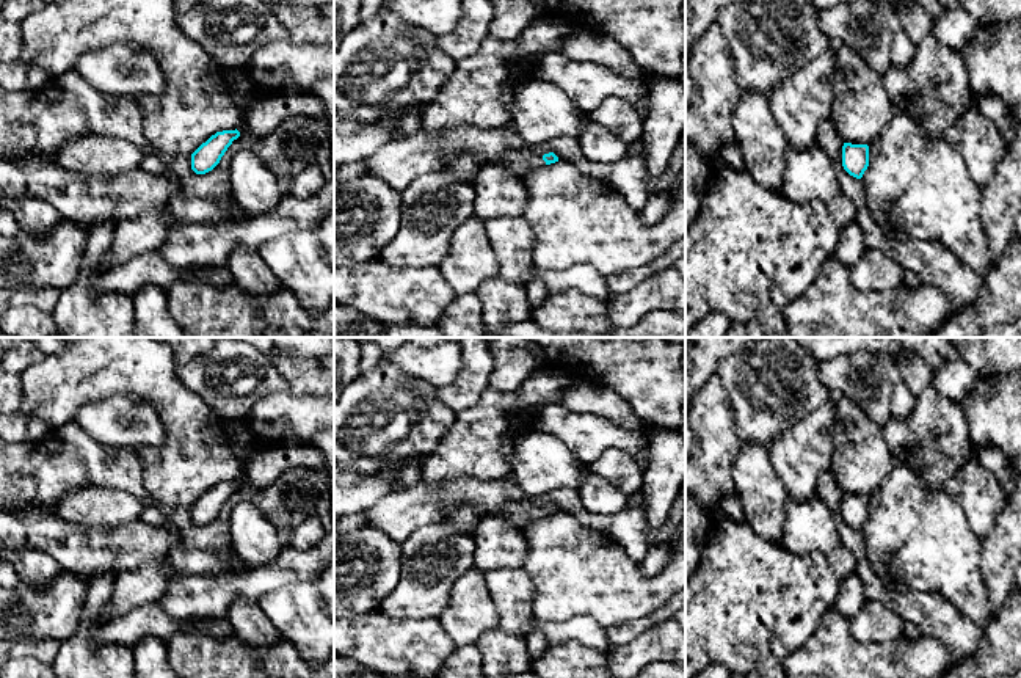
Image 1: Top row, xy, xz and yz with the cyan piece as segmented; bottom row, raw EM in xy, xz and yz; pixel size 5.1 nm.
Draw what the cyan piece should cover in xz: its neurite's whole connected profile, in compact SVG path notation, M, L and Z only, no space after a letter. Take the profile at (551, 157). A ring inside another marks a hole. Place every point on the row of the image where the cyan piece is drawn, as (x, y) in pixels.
M455 126L442 133L428 133L420 129L403 140L384 143L365 160L367 174L403 191L423 174L442 173L456 152L469 152L480 168L502 163L519 176L558 162L554 152L532 154L511 126L502 129Z

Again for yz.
M844 143L842 166L850 176L861 179L869 166L869 146Z

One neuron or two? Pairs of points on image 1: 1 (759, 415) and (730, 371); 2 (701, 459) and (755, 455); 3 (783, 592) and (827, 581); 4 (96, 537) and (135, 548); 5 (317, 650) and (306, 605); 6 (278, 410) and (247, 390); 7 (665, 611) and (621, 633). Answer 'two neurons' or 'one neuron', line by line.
1: one neuron
2: two neurons
3: one neuron
4: one neuron
5: one neuron
6: two neurons
7: one neuron

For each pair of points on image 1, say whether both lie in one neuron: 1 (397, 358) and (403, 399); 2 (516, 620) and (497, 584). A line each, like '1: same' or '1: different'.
1: different
2: same

